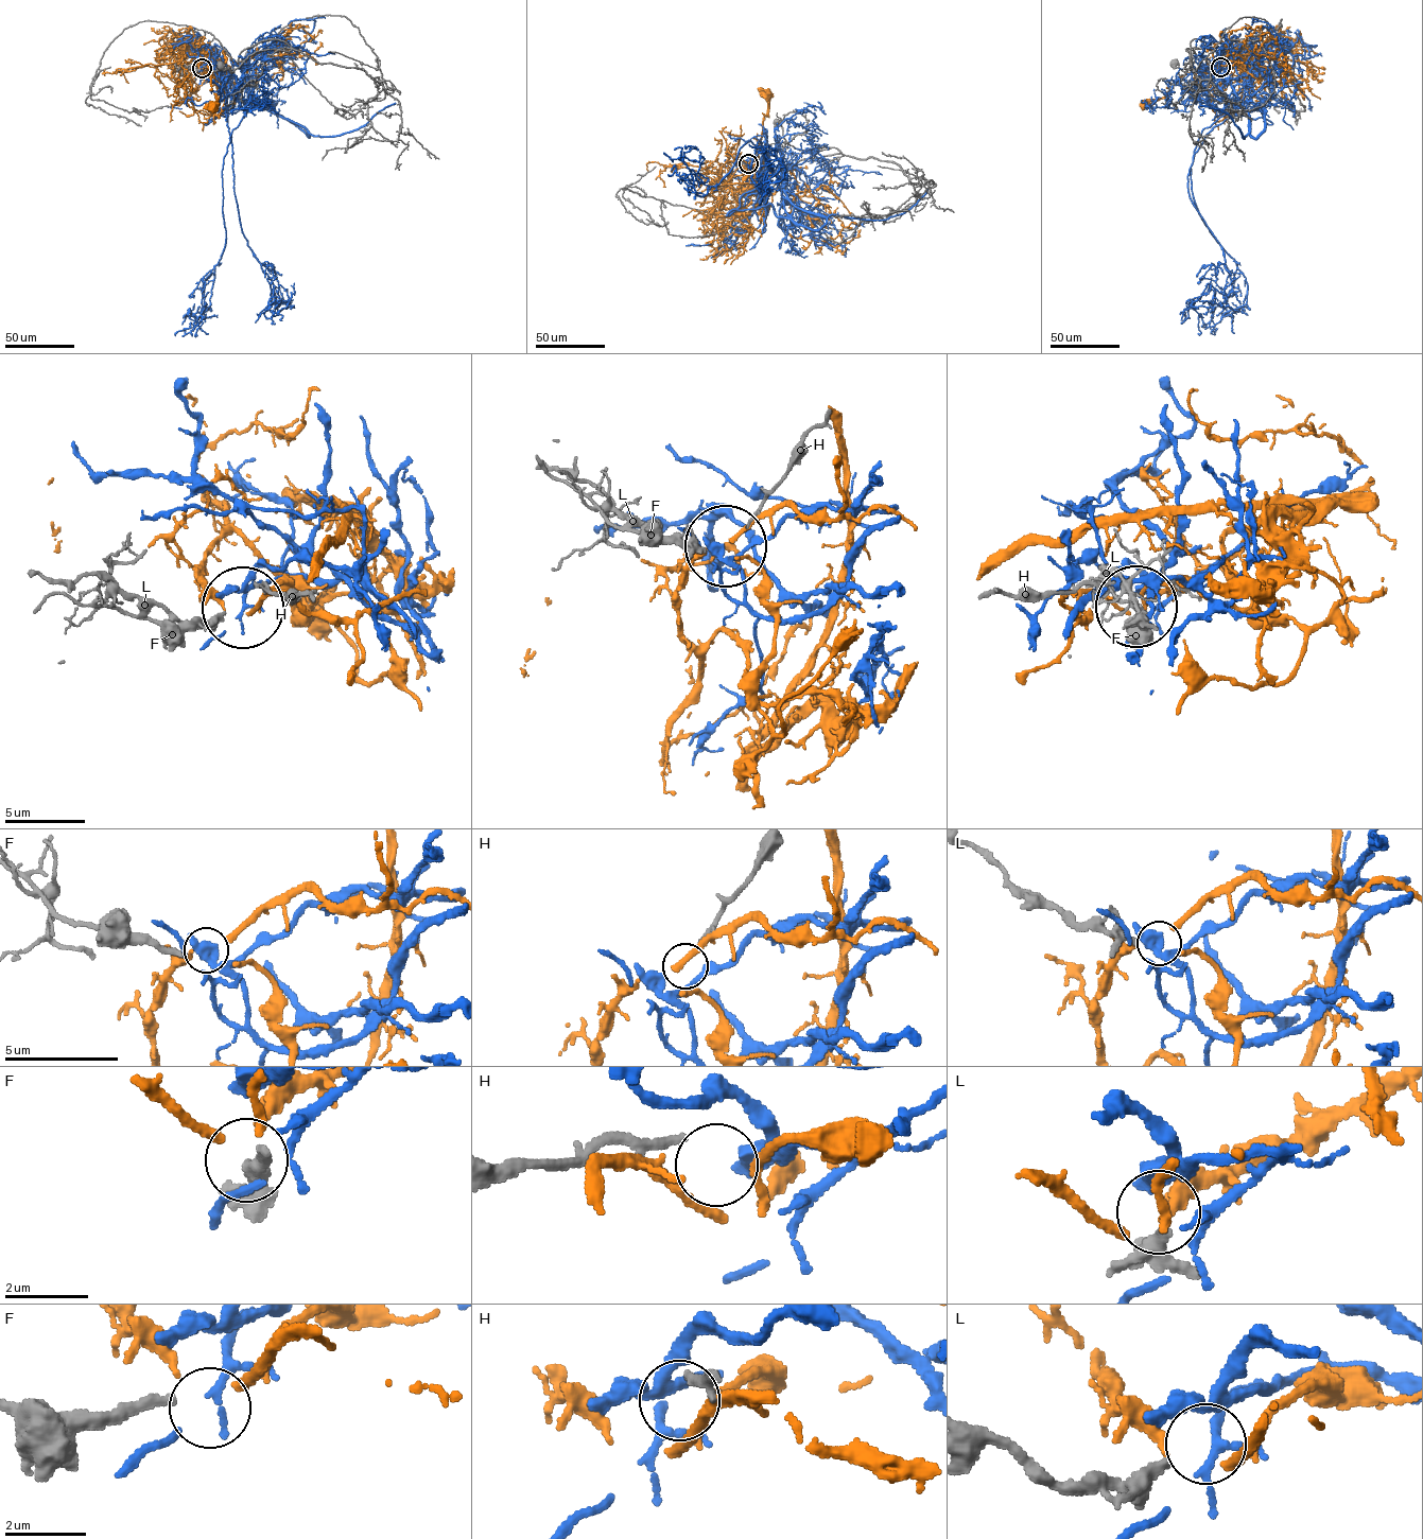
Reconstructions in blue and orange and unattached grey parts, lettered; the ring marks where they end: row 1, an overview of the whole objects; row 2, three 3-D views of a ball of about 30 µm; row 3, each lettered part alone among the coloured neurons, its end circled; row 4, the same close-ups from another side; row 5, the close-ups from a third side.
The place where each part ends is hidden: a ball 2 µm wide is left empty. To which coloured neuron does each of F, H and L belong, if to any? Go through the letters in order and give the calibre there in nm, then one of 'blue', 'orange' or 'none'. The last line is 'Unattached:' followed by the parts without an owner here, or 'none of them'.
F: 240 nm thick; orange
H: 200 nm thick; none
L: 280 nm thick; blue
Unattached: H

